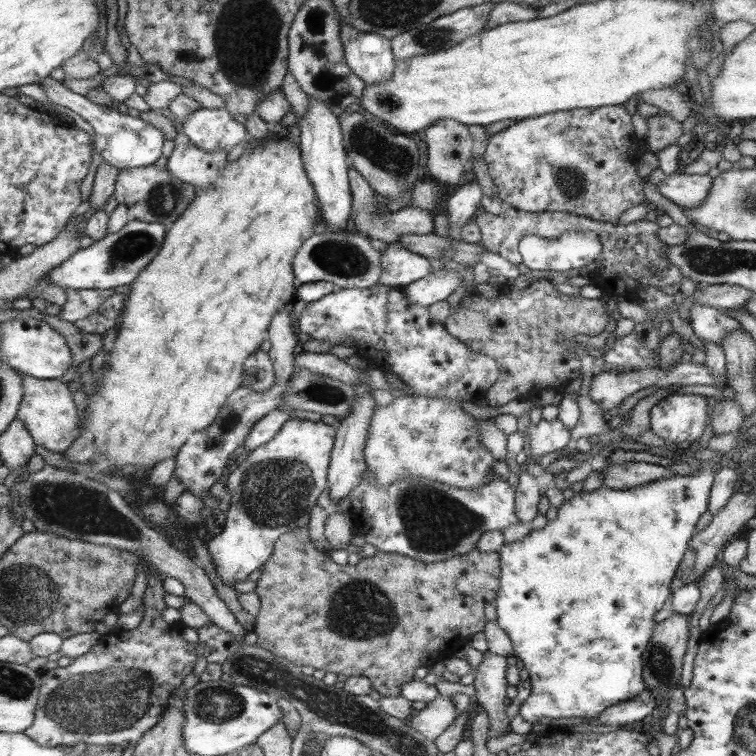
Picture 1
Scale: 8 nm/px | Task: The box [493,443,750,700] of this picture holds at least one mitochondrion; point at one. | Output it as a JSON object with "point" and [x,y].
{"point":[661,667]}

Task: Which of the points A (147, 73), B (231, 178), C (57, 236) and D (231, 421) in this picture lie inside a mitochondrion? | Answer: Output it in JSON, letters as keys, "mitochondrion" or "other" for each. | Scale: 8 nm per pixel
{"A":"other","B":"other","C":"other","D":"mitochondrion"}

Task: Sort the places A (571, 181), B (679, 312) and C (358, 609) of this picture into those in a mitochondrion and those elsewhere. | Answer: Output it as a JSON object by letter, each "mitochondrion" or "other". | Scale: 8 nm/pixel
{"A":"mitochondrion","B":"other","C":"mitochondrion"}

